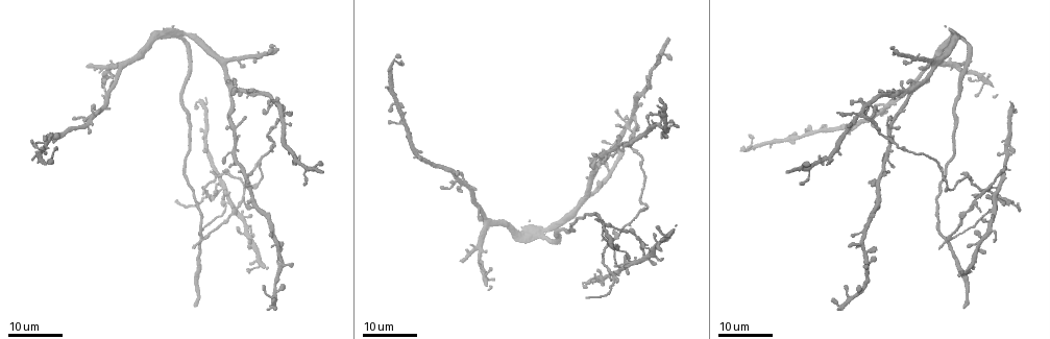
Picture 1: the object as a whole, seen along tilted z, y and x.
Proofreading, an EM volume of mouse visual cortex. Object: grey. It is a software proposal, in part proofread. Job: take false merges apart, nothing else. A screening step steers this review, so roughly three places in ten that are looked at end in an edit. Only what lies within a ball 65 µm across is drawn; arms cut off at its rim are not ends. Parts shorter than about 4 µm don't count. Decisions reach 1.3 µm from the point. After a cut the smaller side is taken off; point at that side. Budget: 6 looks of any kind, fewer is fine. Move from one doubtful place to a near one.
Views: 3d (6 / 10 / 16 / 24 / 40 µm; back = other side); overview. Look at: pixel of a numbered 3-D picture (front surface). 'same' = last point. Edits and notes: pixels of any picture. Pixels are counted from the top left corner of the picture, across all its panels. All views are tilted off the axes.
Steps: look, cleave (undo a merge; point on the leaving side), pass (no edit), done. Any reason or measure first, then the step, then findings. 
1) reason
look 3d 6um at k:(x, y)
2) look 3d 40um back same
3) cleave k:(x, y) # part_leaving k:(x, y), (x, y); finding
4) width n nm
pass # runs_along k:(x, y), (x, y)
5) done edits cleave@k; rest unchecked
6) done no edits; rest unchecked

three arms meet
look 3d 16um at 1:(219, 185)

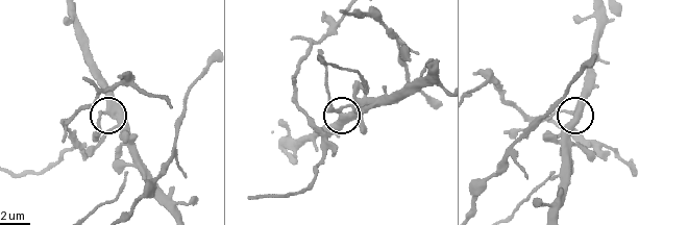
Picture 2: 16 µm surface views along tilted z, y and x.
look 3d 10um at 2:(340, 117)

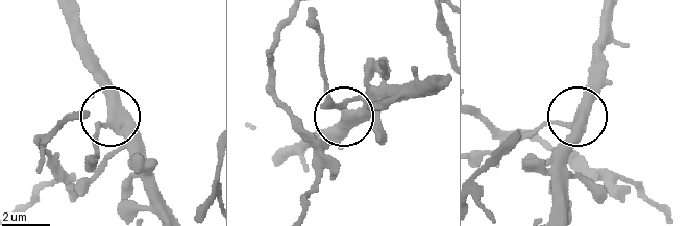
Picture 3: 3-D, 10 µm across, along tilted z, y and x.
arms 3
cleave 3:(97, 135) # part_leaving 3:(566, 126), (548, 120), (481, 150); a second neuron is stuck on

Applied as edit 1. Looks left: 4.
look overview

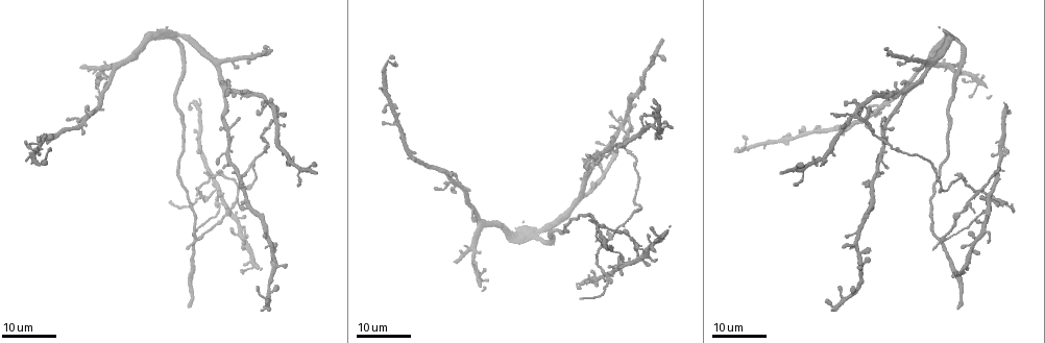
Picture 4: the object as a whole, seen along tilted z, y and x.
looks like a crossing
look 3d 24um at 4:(195, 239)

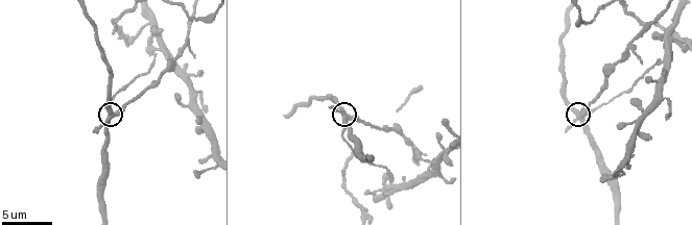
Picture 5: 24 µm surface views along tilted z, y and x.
look 3d 10um at 5:(580, 119)

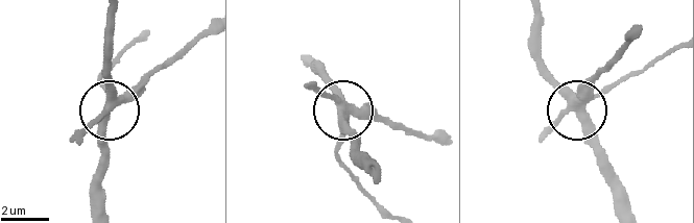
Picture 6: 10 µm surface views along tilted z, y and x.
arms 5
cleave 6:(91, 126) # part_leaving 6:(115, 103), (189, 53), (206, 35); a second neuron is stuck on

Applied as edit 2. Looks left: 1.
done edits cleave@3, cleave@6; rest unchecked

